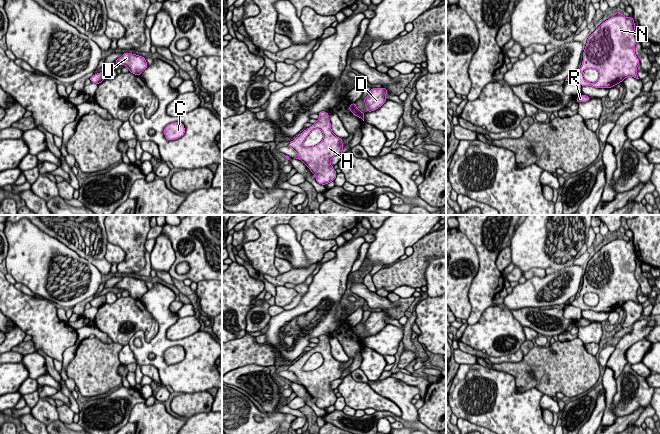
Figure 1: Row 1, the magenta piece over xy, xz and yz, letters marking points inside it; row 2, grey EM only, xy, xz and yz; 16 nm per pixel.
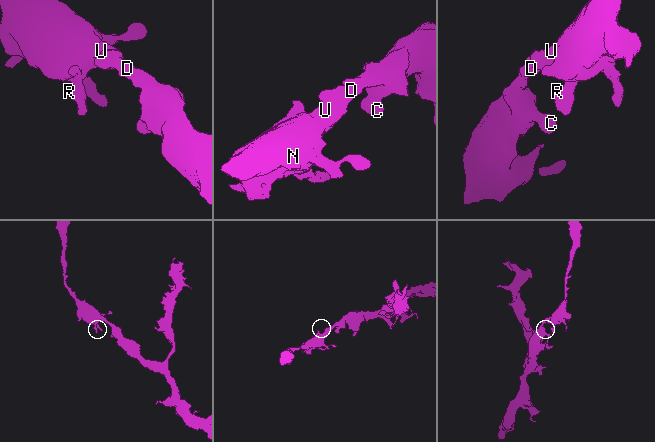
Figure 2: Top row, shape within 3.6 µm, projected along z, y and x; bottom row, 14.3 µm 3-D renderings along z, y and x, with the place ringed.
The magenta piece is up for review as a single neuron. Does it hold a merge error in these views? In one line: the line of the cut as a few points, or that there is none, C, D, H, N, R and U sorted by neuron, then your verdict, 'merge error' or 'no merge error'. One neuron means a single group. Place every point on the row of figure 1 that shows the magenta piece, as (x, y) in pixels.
no cut | C D H N R U | no merge error

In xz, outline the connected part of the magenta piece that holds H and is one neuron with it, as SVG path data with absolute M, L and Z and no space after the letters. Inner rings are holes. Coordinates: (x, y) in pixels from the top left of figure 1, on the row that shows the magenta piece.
M321 111L318 115L319 119L292 140L288 147L297 153L296 159L301 160L312 174L316 175L316 182L326 185L334 181L337 176L330 161L334 156L342 154L344 139L332 132L329 113ZM314 129L322 131L323 140L315 146L304 147L303 142Z

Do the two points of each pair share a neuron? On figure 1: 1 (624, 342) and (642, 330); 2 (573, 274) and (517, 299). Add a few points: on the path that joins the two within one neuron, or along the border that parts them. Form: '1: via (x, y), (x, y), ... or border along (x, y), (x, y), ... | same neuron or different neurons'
1: via (628, 340), (638, 333) | same neuron
2: via (559, 272), (531, 288) | same neuron

